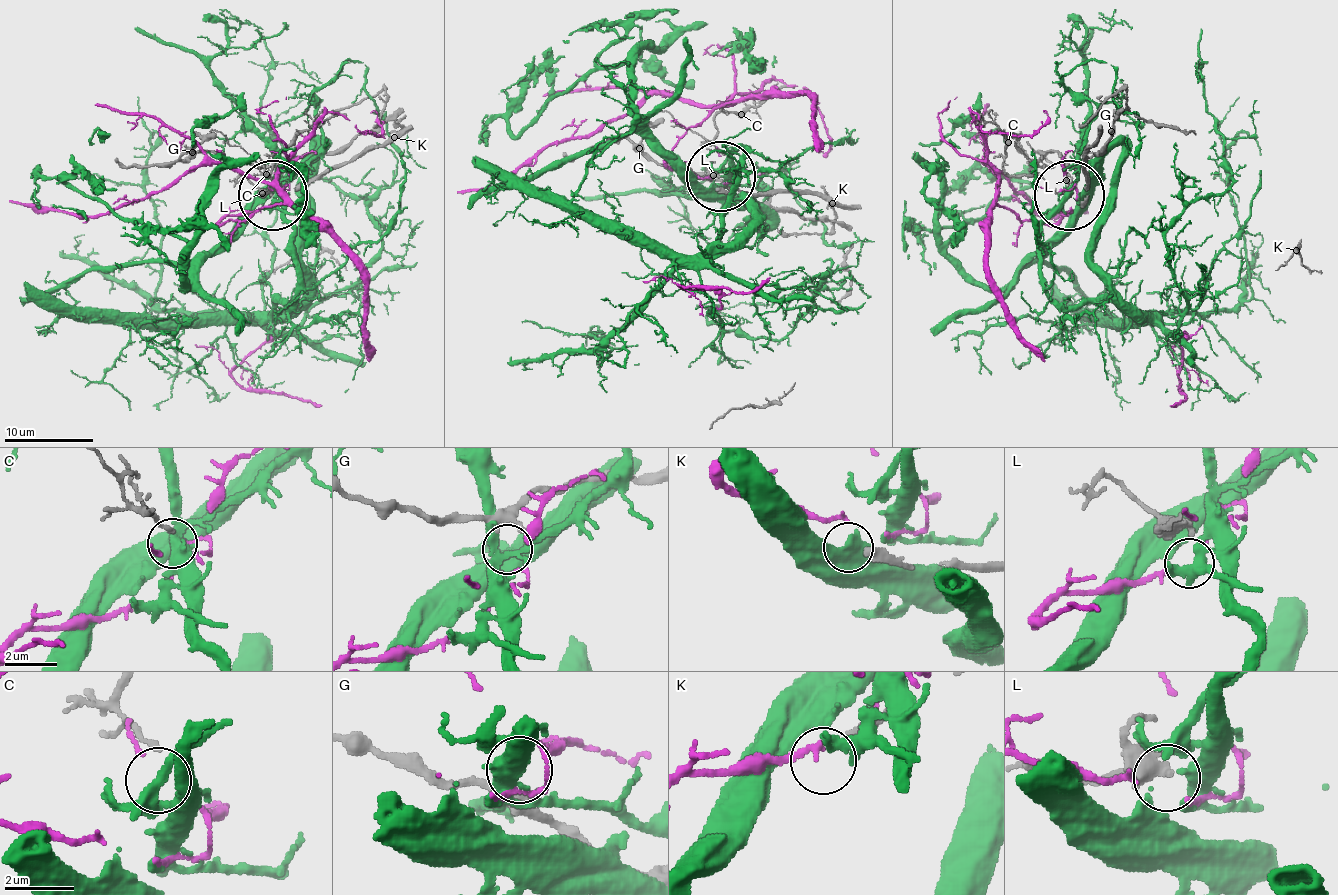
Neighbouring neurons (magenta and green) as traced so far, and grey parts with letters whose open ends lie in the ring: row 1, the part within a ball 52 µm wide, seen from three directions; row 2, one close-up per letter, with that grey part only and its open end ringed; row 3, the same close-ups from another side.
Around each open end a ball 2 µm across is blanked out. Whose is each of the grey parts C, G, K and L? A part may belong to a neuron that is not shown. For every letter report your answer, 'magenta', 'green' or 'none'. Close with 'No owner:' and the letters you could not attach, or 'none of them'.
C: green
G: magenta
K: none
L: none
No owner: K, L

